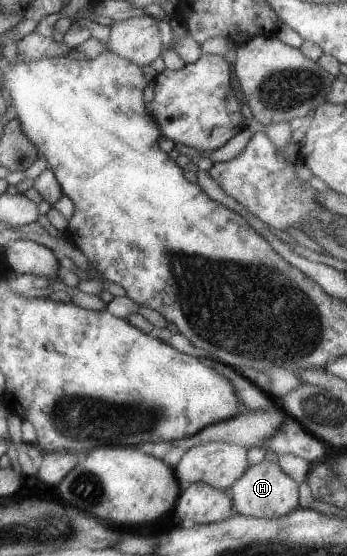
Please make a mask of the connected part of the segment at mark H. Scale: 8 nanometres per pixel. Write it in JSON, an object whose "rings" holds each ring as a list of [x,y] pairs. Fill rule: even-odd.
{"rings":[[[263,459],[256,465],[249,465],[245,472],[230,486],[228,493],[231,499],[232,505],[235,506],[237,515],[243,515],[253,518],[279,518],[283,515],[288,515],[291,511],[297,509],[298,506],[298,484],[292,478],[289,478],[279,468],[277,462],[268,462]]]}

